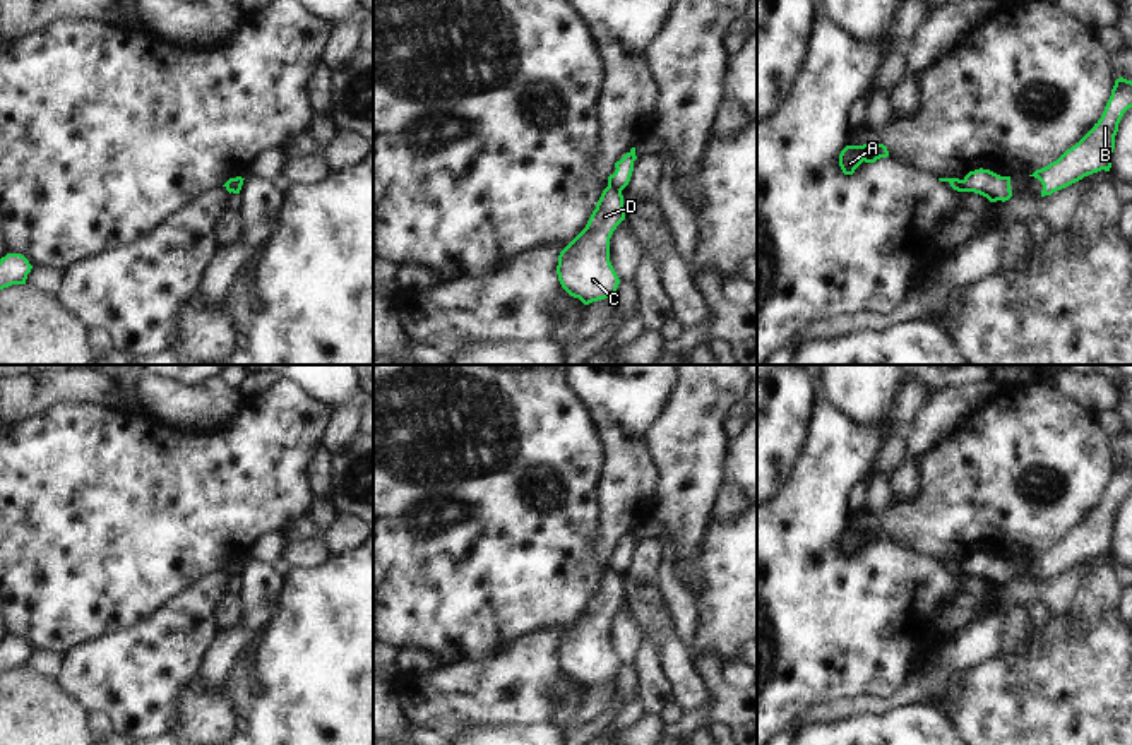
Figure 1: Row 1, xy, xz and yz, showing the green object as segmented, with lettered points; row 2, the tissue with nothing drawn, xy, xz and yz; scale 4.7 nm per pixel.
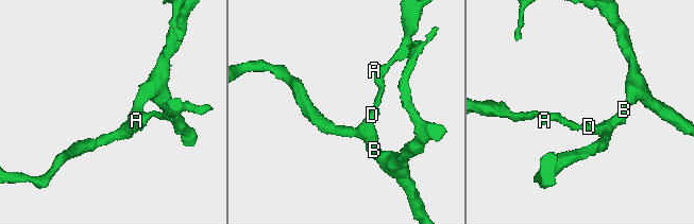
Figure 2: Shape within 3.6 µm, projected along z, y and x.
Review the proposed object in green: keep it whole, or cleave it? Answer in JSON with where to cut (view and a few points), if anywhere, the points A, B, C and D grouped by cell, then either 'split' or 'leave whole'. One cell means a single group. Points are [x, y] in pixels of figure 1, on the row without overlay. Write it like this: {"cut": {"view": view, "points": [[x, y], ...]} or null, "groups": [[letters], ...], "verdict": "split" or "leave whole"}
{"cut": {"view": "xz", "points": [[608, 567], [620, 574]]}, "groups": [["A"], ["B", "C", "D"]], "verdict": "split"}

